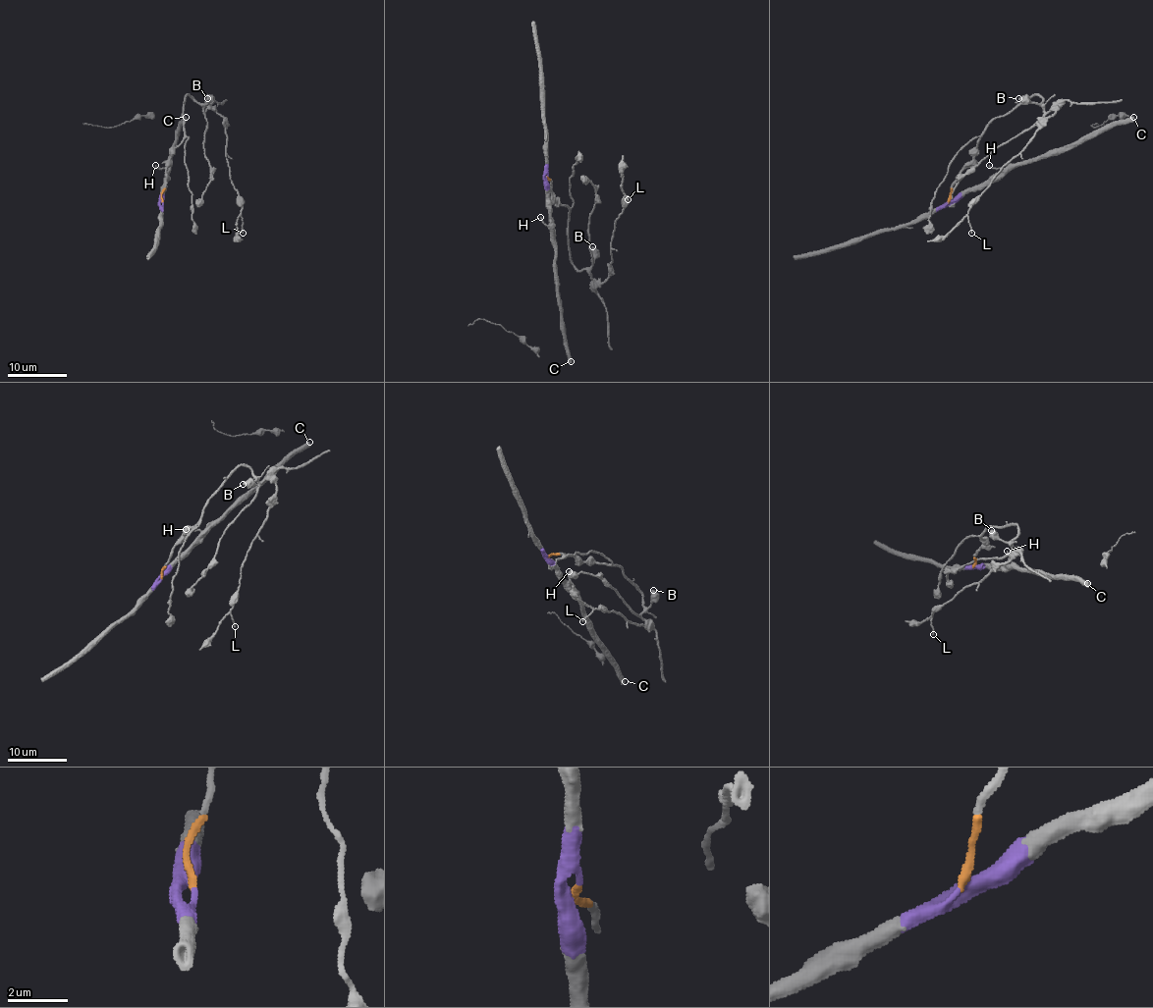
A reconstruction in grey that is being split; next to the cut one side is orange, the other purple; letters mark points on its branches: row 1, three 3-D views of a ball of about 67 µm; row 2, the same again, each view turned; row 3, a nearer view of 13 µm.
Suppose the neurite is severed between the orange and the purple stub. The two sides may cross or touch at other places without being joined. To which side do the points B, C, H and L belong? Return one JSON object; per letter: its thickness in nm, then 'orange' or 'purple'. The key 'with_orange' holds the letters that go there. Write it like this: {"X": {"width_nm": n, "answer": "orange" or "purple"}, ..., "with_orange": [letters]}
{"B": {"width_nm": 500, "answer": "orange"}, "C": {"width_nm": 550, "answer": "purple"}, "H": {"width_nm": 120, "answer": "purple"}, "L": {"width_nm": 110, "answer": "orange"}, "with_orange": ["B", "L"]}

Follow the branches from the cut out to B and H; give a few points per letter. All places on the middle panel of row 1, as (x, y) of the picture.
B: (547, 177), (551, 184), (551, 197), (569, 210), (568, 250), (578, 270), (591, 265), (593, 246)
H: (547, 177), (550, 229), (541, 216)

